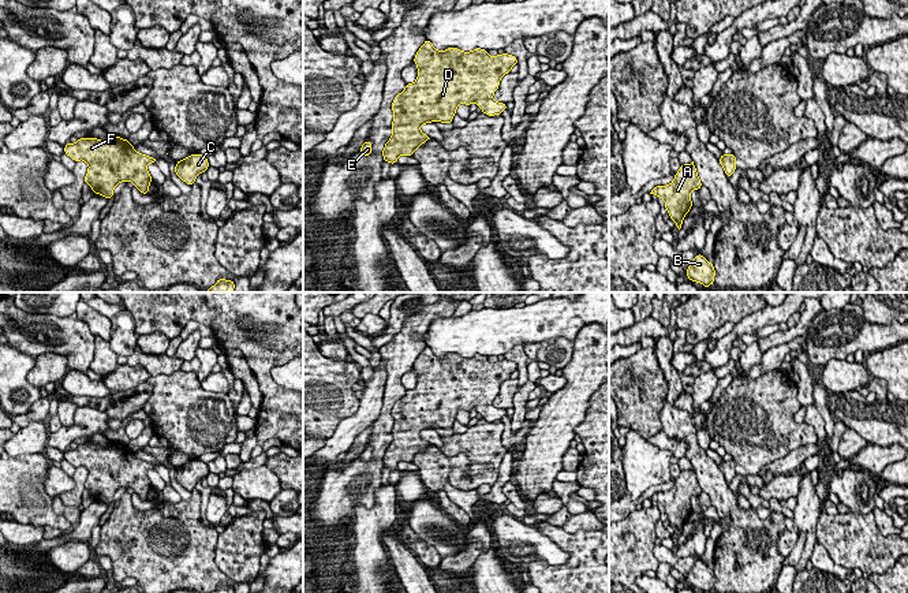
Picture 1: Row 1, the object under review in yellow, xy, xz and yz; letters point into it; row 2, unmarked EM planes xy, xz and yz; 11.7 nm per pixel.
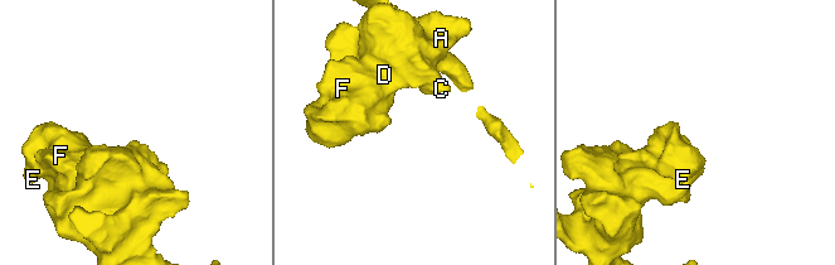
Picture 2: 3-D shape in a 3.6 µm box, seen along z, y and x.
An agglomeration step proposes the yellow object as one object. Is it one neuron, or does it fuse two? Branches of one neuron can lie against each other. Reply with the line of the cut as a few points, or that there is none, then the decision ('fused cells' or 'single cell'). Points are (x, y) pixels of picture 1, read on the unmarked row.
no cut; single cell

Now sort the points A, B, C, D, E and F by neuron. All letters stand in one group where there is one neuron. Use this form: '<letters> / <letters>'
A B C D E F

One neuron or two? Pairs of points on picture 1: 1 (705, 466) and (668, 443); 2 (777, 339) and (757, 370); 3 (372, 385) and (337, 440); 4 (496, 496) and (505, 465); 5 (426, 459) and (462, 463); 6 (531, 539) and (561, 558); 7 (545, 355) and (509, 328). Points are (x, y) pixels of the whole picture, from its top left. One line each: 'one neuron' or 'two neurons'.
1: two neurons
2: two neurons
3: one neuron
4: one neuron
5: one neuron
6: one neuron
7: two neurons

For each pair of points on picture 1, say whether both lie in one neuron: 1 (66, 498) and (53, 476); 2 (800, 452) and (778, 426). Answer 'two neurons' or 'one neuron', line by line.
1: two neurons
2: two neurons

